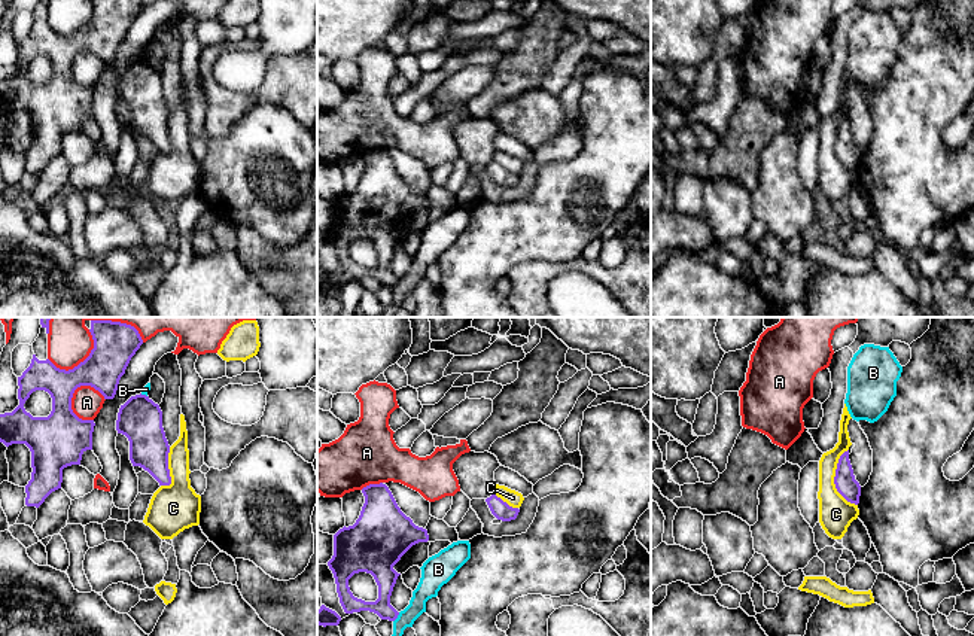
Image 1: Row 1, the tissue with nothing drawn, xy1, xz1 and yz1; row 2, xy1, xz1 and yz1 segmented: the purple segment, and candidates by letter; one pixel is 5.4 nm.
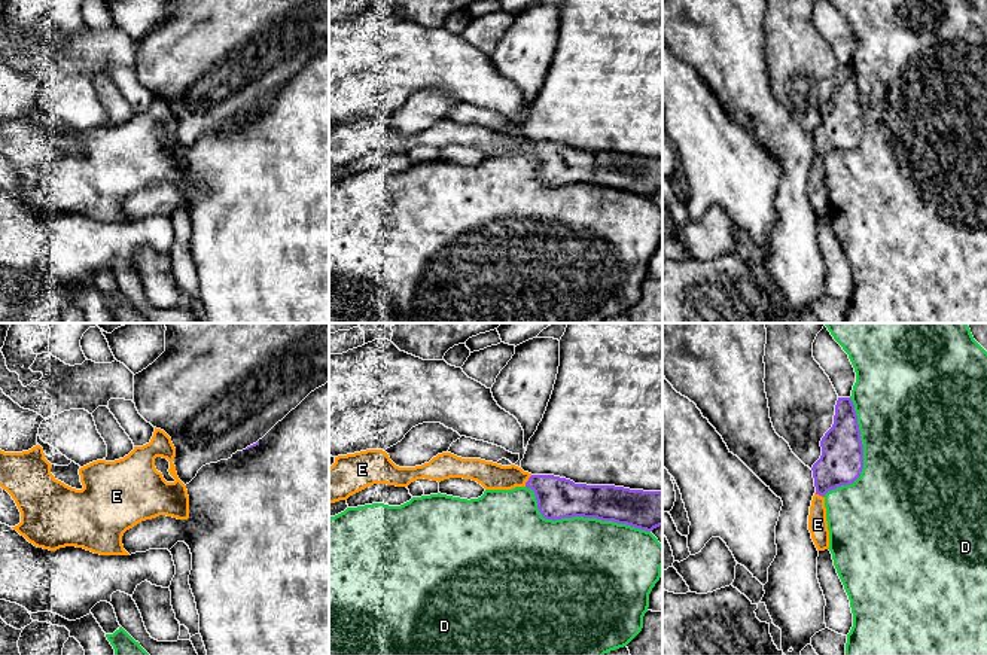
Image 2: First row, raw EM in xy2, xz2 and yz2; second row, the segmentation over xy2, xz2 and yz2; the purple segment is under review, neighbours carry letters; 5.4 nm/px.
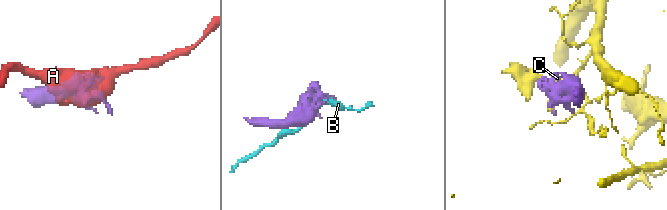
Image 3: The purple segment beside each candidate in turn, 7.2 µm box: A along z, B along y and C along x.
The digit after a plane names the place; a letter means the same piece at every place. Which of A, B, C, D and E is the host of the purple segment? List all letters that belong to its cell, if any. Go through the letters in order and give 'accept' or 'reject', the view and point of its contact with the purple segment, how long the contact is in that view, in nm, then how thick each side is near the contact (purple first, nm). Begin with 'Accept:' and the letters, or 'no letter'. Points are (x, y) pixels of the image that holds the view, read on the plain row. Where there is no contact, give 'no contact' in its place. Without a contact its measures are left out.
Accept: E
A: reject; contact xy1 (70, 75); length 220 nm; calibres 300 and 160 nm
B: reject; contact xz1 (396, 283); length 70 nm; calibres 120 and 120 nm
C: reject; contact yz1 (834, 146); length 320 nm; calibres 120 and 190 nm
D: reject; contact xz2 (581, 182); length 700 nm; calibres 220 and 480 nm
E: accept; contact xz2 (527, 148); length 80 nm; calibres 220 and 150 nm

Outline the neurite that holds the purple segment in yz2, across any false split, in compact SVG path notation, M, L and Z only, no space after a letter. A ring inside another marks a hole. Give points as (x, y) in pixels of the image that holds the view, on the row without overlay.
M838 64L832 94L820 107L822 122L813 131L816 159L808 182L808 196L817 217L829 214L825 161L853 150L863 135L863 112L857 82L850 64Z

